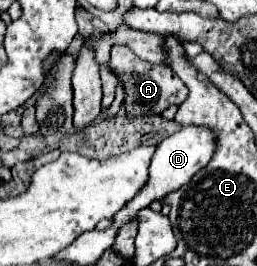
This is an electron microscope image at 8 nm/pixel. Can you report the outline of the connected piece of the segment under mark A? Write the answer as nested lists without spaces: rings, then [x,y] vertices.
[[[115,44],[111,48],[111,66],[115,68],[117,76],[125,84],[125,108],[131,116],[151,116],[161,114],[171,104],[179,104],[187,98],[187,86],[177,78],[177,74],[169,66],[155,66],[141,58],[137,58],[127,46]]]

